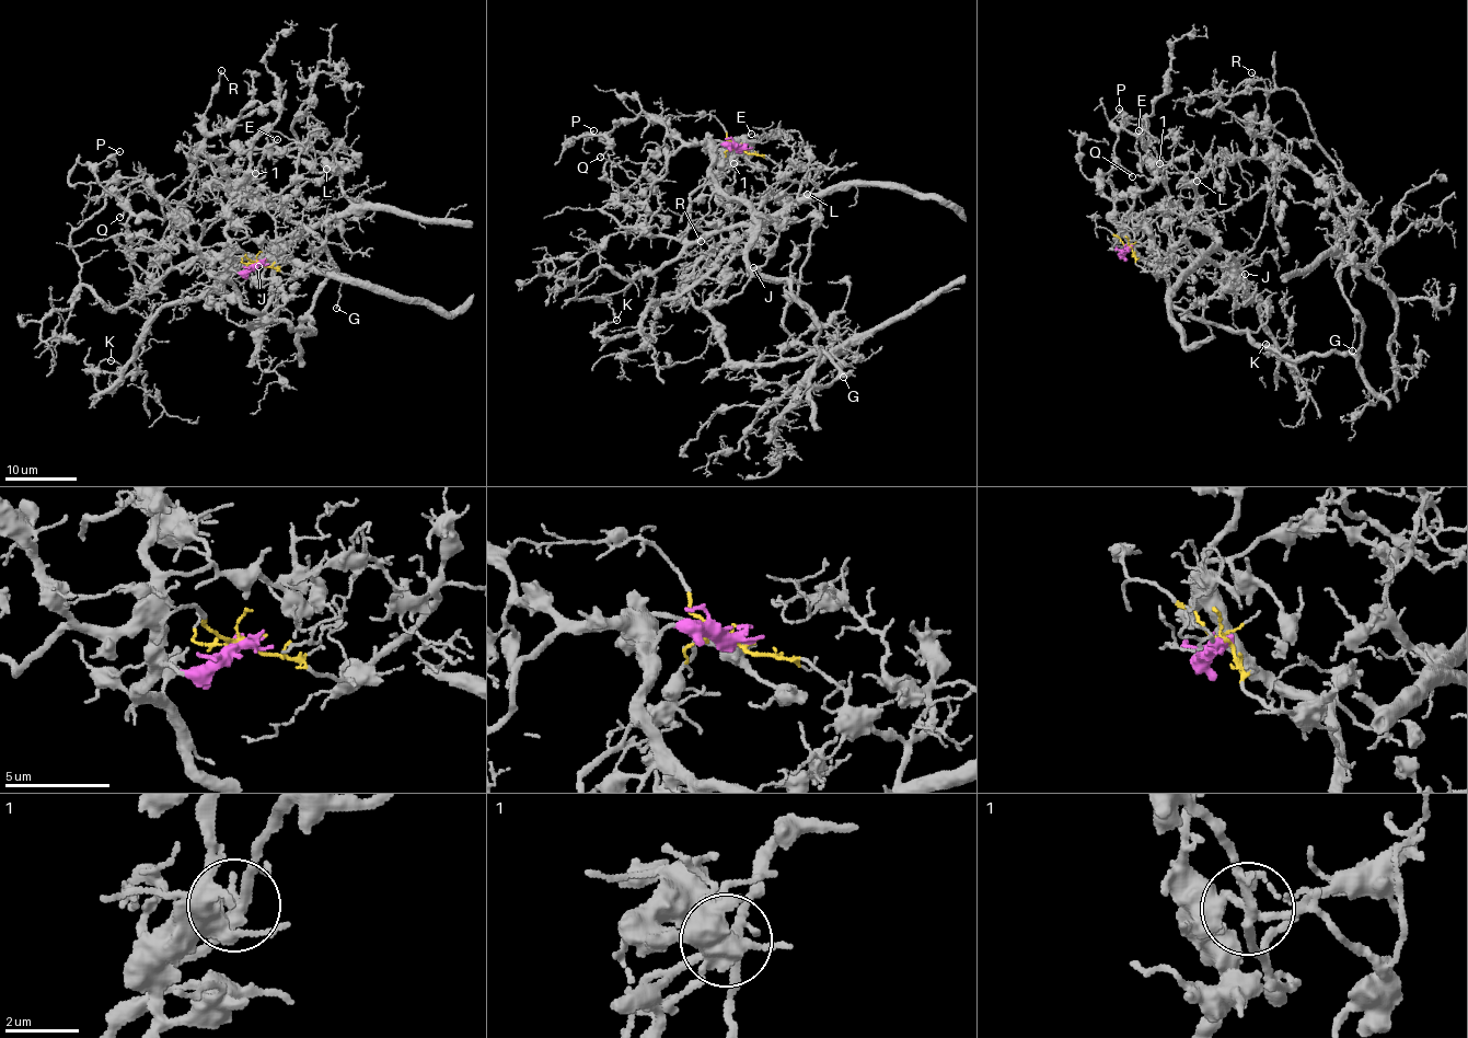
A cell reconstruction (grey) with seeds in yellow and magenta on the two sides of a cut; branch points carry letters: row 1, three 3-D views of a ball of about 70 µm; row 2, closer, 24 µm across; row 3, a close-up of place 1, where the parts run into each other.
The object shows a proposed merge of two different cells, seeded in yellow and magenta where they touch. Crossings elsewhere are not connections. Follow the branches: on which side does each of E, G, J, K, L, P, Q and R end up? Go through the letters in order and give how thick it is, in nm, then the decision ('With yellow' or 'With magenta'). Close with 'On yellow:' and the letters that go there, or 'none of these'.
E: Thickness 130 nm. With yellow
G: Thickness 90 nm. With magenta
J: Thickness 130 nm. With magenta
K: Thickness 100 nm. With yellow
L: Thickness 120 nm. With yellow
P: Thickness 150 nm. With magenta
Q: Thickness 120 nm. With magenta
R: Thickness 100 nm. With magenta
On yellow: E, K, L

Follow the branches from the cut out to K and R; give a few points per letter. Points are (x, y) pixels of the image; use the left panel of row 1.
K: (258, 261), (292, 275), (312, 261), (257, 258), (168, 303), (100, 391), (91, 370), (112, 359)
R: (258, 261), (224, 279), (251, 325), (315, 332), (325, 248), (198, 149), (221, 70)

